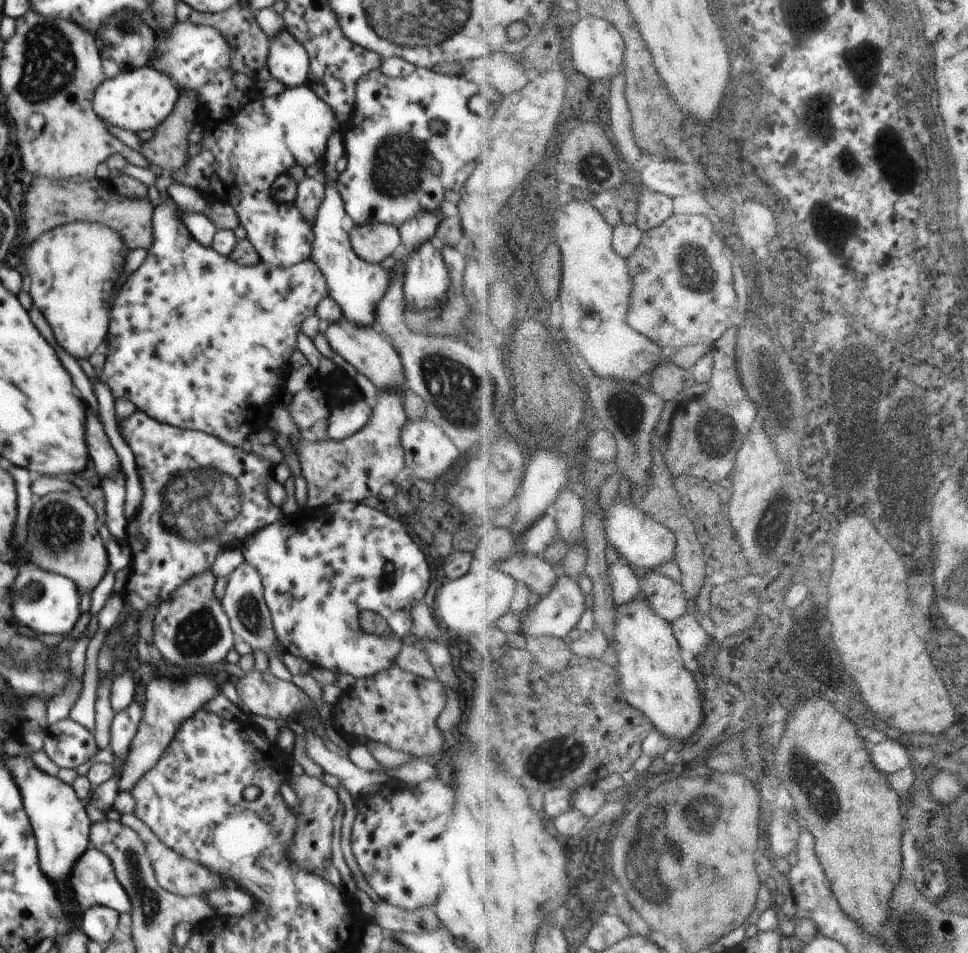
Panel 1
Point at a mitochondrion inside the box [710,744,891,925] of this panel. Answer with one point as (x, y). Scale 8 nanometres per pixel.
(821, 790)

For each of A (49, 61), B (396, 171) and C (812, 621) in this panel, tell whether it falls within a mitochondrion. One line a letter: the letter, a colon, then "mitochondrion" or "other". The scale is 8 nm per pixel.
A: mitochondrion
B: mitochondrion
C: other

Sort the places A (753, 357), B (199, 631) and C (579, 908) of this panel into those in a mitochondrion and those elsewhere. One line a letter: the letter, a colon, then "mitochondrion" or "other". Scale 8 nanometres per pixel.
A: mitochondrion
B: mitochondrion
C: other

